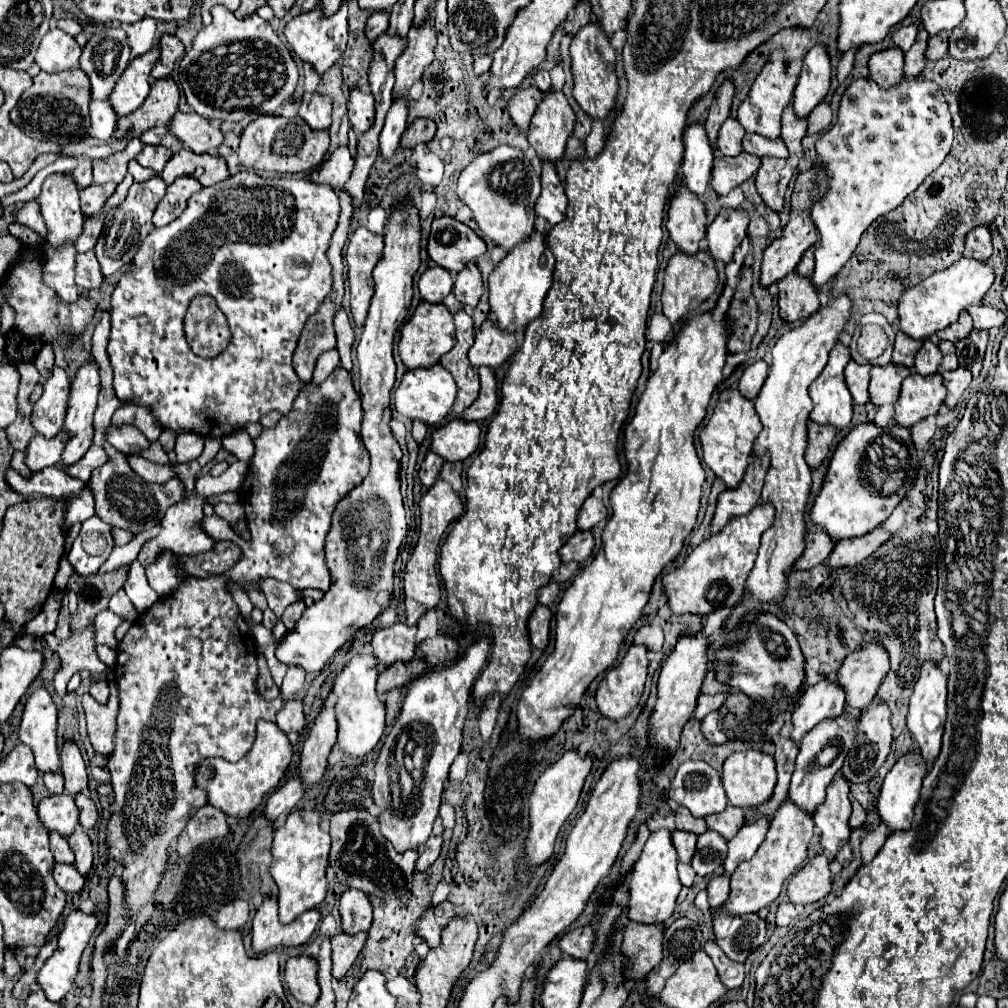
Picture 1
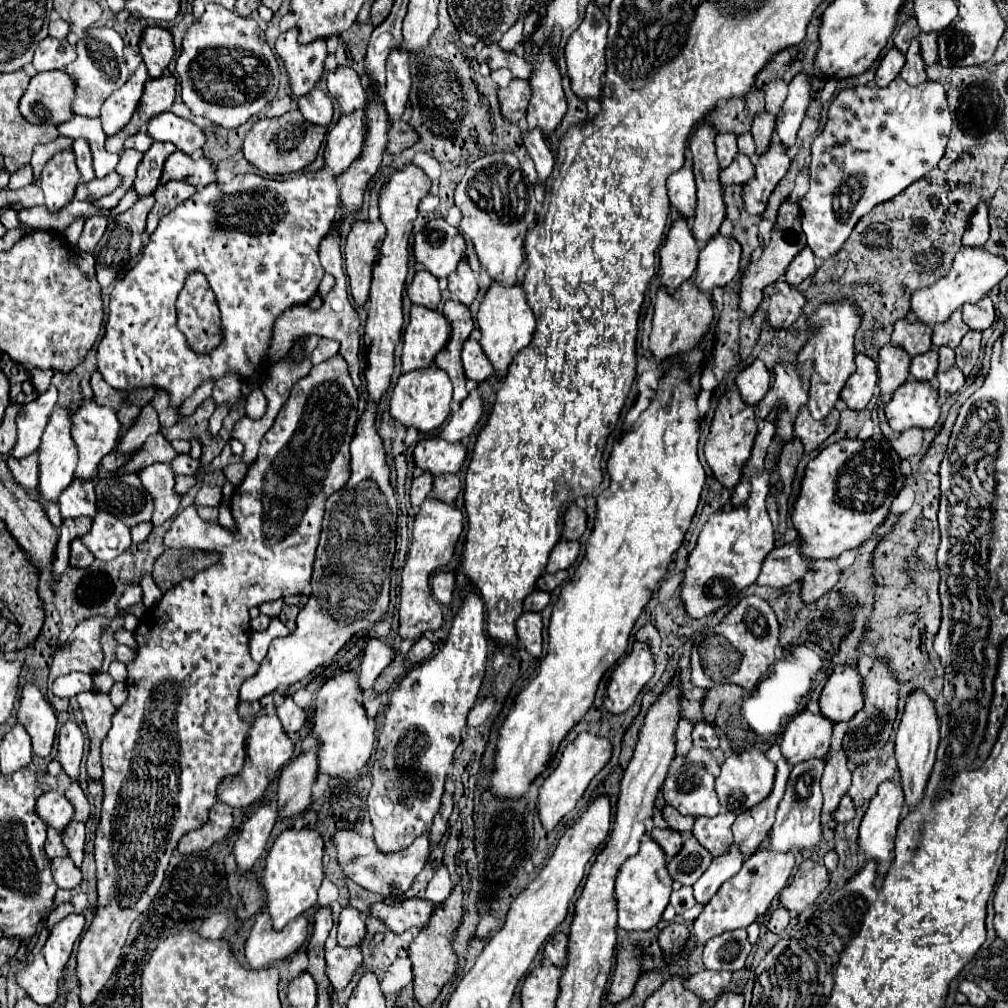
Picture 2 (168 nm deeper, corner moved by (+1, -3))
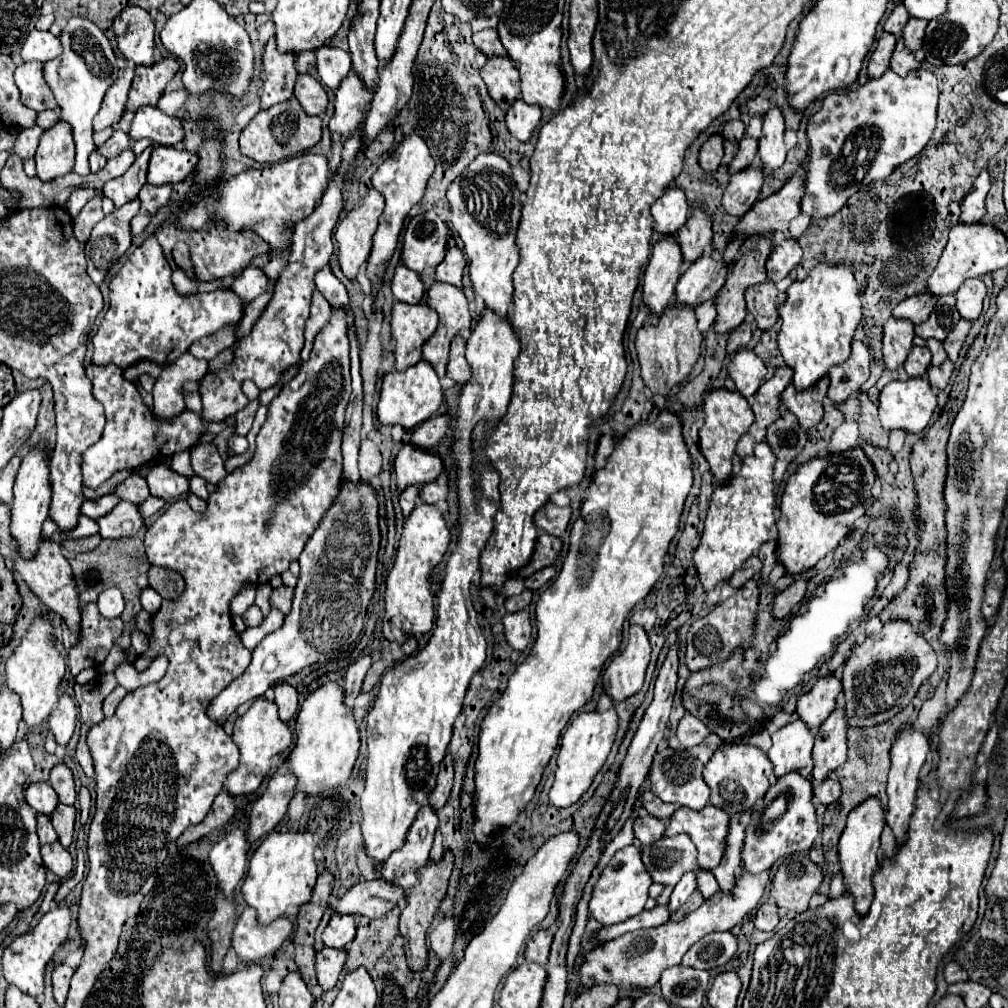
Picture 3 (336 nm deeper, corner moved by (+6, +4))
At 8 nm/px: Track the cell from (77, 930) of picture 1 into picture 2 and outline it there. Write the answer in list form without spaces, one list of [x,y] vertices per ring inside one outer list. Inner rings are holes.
[[[67,915],[65,919],[61,919],[53,927],[53,931],[49,933],[49,939],[47,939],[45,947],[41,949],[39,955],[35,955],[33,963],[27,965],[23,971],[17,973],[19,987],[23,987],[27,991],[27,995],[35,1003],[39,1003],[39,1005],[51,1005],[57,999],[57,995],[59,995],[59,979],[63,977],[63,969],[65,969],[65,965],[69,961],[69,955],[73,951],[75,941],[83,933],[83,927],[85,927],[85,917],[83,915]]]

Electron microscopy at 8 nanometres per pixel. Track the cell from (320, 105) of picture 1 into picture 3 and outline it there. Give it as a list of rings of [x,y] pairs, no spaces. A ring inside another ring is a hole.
[[[310,74],[298,76],[294,96],[298,98],[298,102],[304,108],[304,112],[312,114],[312,116],[320,114],[328,106],[328,96],[326,96],[322,84],[316,78],[312,78]]]

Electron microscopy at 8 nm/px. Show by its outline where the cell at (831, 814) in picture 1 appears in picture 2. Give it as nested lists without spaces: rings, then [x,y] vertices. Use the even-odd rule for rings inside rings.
[[[829,751],[827,767],[821,777],[821,791],[823,791],[823,813],[831,817],[837,809],[837,803],[851,787],[851,771],[847,767],[847,757],[843,751],[833,753]]]

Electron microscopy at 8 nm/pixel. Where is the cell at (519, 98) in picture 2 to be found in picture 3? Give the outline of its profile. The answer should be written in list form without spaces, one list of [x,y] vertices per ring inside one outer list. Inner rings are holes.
[[[490,56],[480,74],[488,86],[488,94],[502,110],[508,110],[520,98],[520,76],[506,56]]]

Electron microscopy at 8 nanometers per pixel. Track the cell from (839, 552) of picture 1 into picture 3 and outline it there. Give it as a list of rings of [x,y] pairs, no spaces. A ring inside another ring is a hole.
[[[796,580],[794,584],[790,584],[784,592],[780,592],[776,598],[774,598],[774,604],[772,604],[772,616],[774,618],[786,618],[798,604],[800,600],[804,598],[804,592],[806,592],[806,584],[808,580]]]

